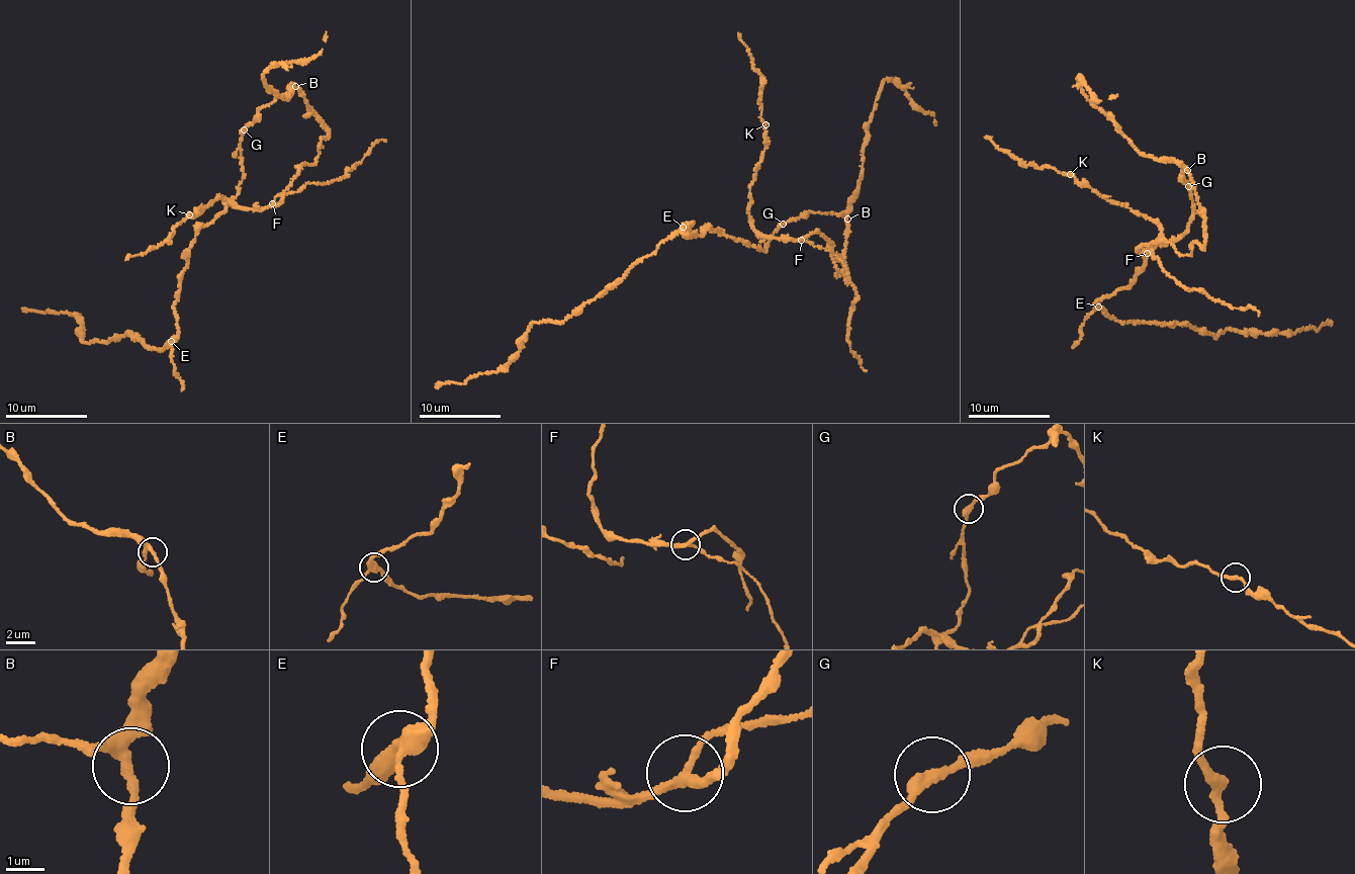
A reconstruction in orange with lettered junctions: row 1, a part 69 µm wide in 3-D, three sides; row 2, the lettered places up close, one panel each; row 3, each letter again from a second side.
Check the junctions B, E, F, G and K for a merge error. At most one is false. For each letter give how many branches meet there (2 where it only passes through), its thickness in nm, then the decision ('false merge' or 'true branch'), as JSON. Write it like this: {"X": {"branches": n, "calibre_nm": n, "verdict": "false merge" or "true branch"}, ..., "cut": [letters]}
{"B": {"branches": 3, "calibre_nm": 240, "verdict": "true branch"}, "E": {"branches": 3, "calibre_nm": 320, "verdict": "true branch"}, "F": {"branches": 3, "calibre_nm": 240, "verdict": "false merge"}, "G": {"branches": 2, "calibre_nm": 260, "verdict": "true branch"}, "K": {"branches": 2, "calibre_nm": 240, "verdict": "true branch"}, "cut": ["F"]}

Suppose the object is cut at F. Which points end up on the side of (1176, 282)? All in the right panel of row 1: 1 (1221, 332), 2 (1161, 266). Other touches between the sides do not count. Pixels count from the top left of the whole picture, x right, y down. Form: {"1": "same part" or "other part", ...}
{"1": "other part", "2": "same part"}

